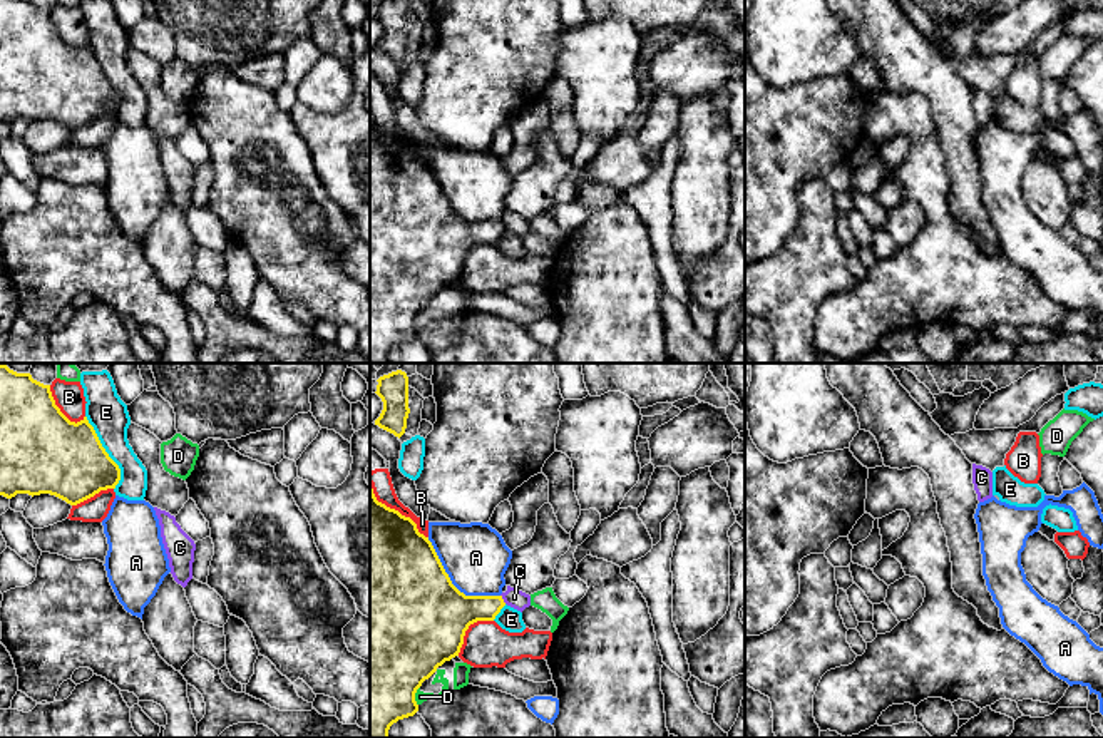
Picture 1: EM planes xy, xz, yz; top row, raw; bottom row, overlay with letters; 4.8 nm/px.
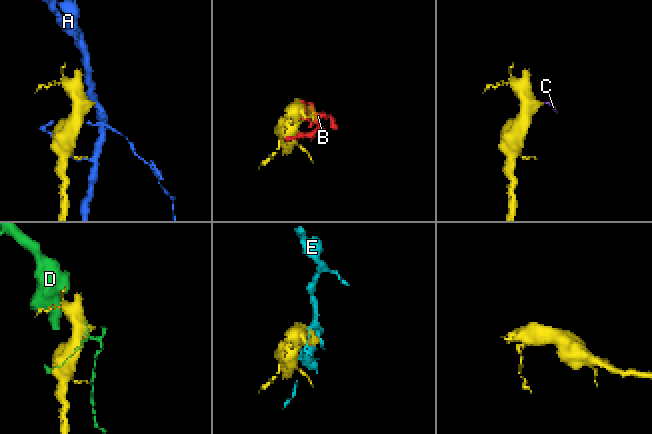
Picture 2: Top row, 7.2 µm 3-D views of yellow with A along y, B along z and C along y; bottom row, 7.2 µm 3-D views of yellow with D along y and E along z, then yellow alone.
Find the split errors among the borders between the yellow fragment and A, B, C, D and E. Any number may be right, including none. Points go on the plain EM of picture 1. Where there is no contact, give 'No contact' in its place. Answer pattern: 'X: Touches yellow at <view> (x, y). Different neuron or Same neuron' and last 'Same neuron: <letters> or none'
A: Touches yellow at xz (452, 210). Different neuron
B: Touches yellow at xz (467, 253). Different neuron
C: Touches yellow at xz (502, 225). Different neuron
D: Touches yellow at xz (414, 322). Different neuron
E: Touches yellow at xy (106, 77). Different neuron
Same neuron: none

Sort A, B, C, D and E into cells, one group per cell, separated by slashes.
A / B / C / D / E

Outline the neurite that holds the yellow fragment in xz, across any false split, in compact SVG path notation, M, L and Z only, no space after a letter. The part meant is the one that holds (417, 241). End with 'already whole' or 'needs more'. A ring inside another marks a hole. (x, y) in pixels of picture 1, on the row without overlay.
M370 109L370 363L388 363L393 348L413 341L422 308L459 281L470 249L494 246L504 231L502 221L460 218L428 162L410 142L378 127Z | already whole

